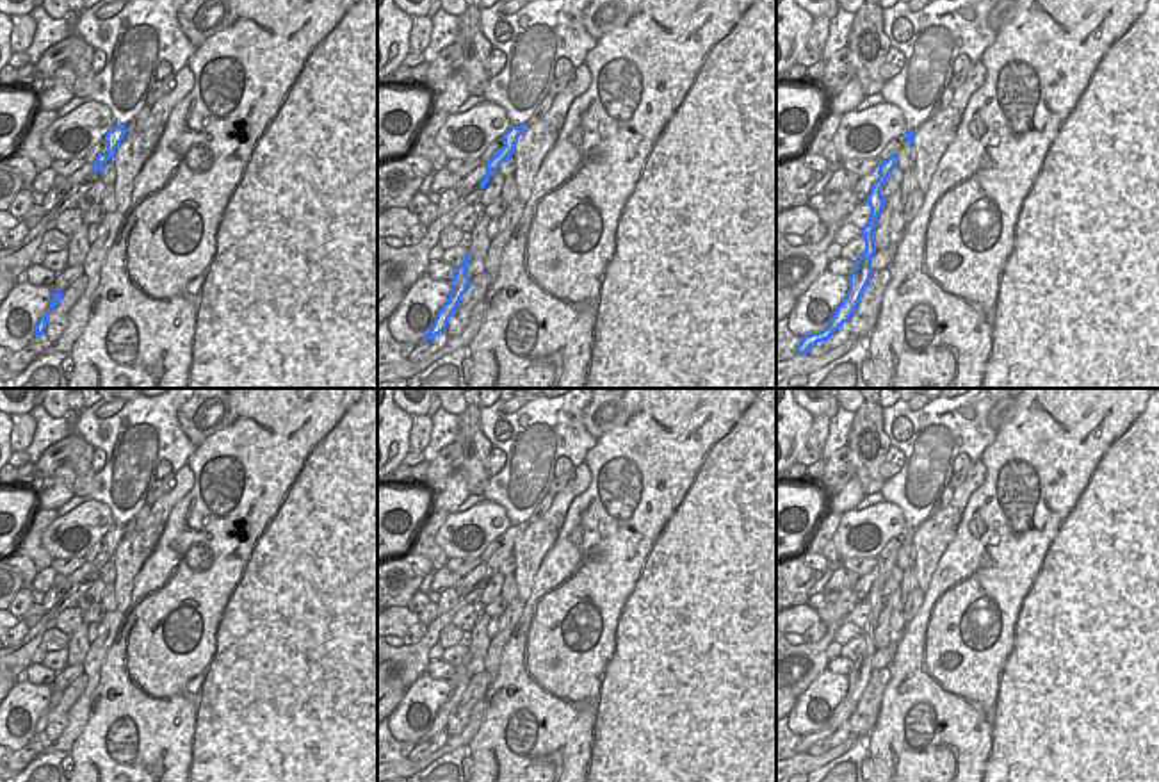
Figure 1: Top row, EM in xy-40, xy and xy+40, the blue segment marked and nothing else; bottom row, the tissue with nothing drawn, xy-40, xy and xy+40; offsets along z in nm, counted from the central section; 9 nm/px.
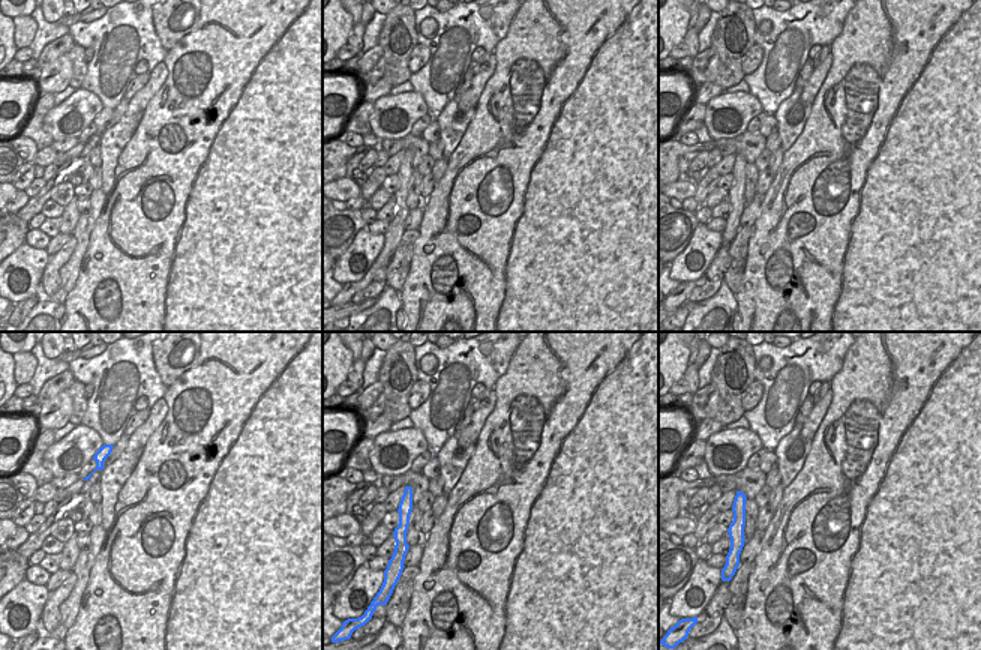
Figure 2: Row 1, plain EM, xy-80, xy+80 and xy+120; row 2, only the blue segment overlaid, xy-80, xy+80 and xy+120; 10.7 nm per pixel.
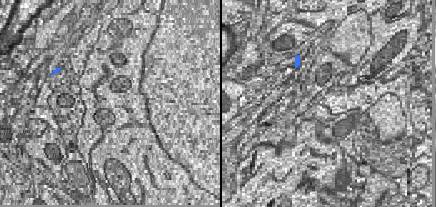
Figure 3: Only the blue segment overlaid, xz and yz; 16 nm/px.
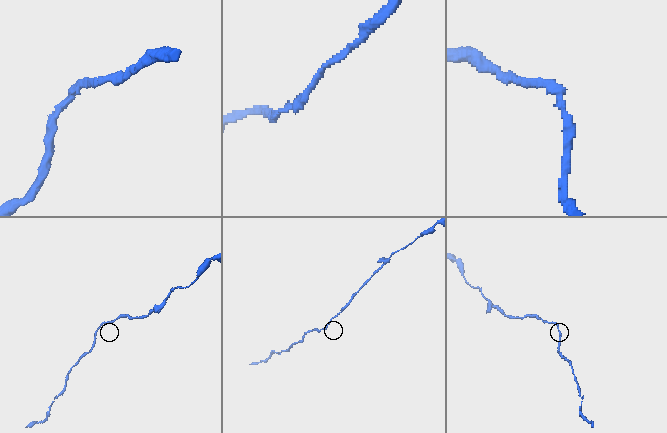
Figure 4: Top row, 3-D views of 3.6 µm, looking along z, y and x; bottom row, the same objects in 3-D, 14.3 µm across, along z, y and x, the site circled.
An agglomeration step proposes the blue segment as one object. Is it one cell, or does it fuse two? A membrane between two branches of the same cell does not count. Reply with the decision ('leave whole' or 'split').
leave whole

